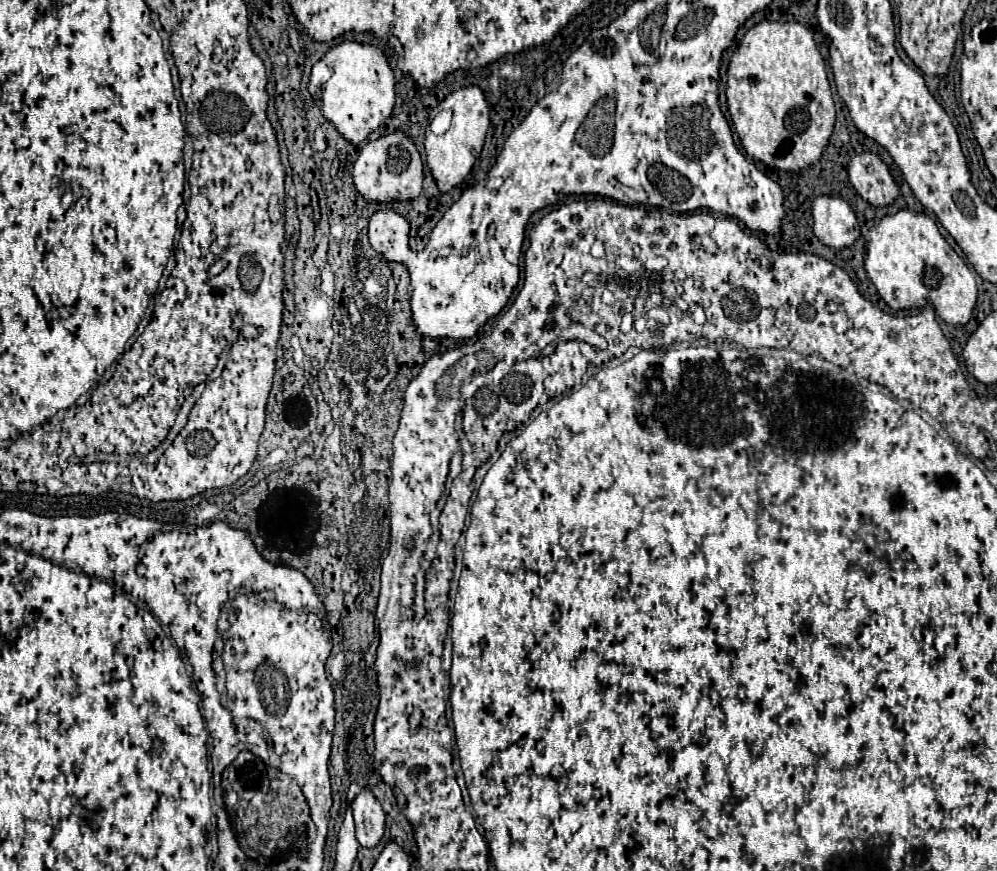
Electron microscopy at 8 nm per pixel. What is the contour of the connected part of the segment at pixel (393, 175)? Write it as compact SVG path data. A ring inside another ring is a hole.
M395 131L365 143L357 161L353 163L353 183L357 193L371 203L413 201L423 189L423 161L413 141L401 131Z

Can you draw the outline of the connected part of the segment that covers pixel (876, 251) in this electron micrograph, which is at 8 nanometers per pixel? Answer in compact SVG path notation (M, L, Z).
M909 209L897 211L895 215L883 217L871 231L869 231L869 243L865 253L865 269L873 285L877 287L881 299L891 309L917 309L925 305L933 305L937 315L947 325L967 325L967 321L973 315L975 301L977 301L977 279L975 273L967 267L965 259L959 257L953 247L947 243L947 239L939 233L937 223L923 215L923 213L911 213Z

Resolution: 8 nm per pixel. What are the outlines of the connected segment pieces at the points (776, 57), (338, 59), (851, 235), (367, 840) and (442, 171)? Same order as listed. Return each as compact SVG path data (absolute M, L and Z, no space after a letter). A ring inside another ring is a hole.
M763 21L749 29L731 57L727 105L745 153L773 169L801 171L819 161L835 125L825 61L801 23Z
M343 41L343 43L339 43L329 53L325 53L323 59L319 59L313 65L307 91L311 95L319 97L319 105L321 105L323 117L351 145L363 143L377 127L381 127L387 121L387 117L391 115L391 109L395 105L395 77L393 77L393 71L389 67L387 59L383 57L383 53L377 47L373 47L373 45L361 45L361 43L355 43L355 41Z
M821 195L813 201L813 233L833 249L845 249L859 237L859 223L845 199L839 195Z
M363 789L353 803L357 841L361 847L375 847L385 833L385 813L371 789Z
M465 87L465 89L451 93L449 97L445 97L443 103L437 105L437 111L445 111L445 109L453 111L449 131L441 137L431 135L431 131L425 133L427 169L431 171L439 191L443 191L443 193L459 187L463 183L463 179L471 173L471 169L483 149L485 135L489 129L489 105L487 105L485 95L479 87Z

